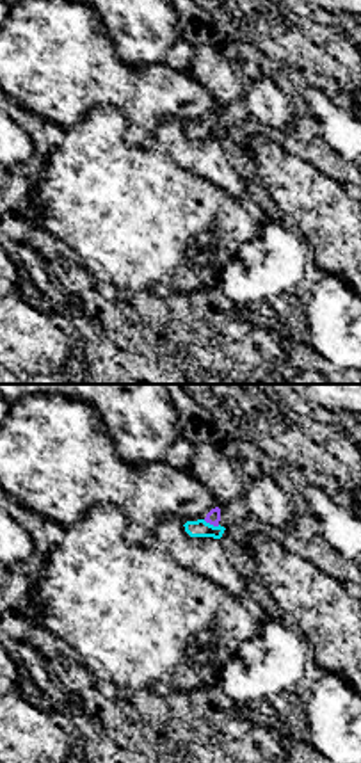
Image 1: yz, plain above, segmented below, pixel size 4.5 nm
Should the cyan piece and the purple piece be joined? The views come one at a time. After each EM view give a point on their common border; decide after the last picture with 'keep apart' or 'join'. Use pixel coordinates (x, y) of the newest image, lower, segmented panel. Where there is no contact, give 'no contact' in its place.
meets cyan at (212, 525)

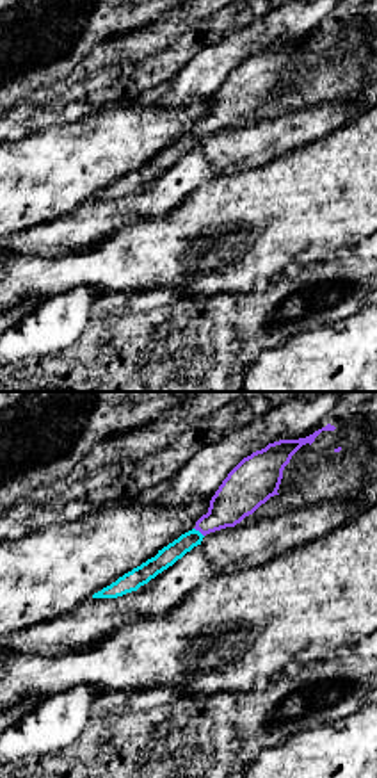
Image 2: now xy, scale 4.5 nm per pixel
meets cyan at (200, 533)

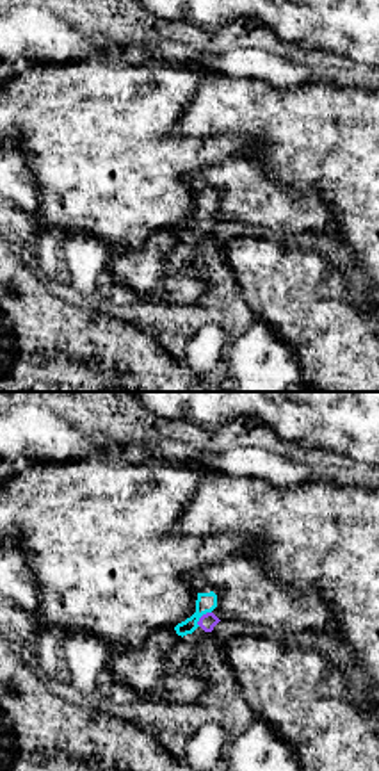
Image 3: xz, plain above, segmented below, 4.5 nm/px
meets cyan at (201, 615)

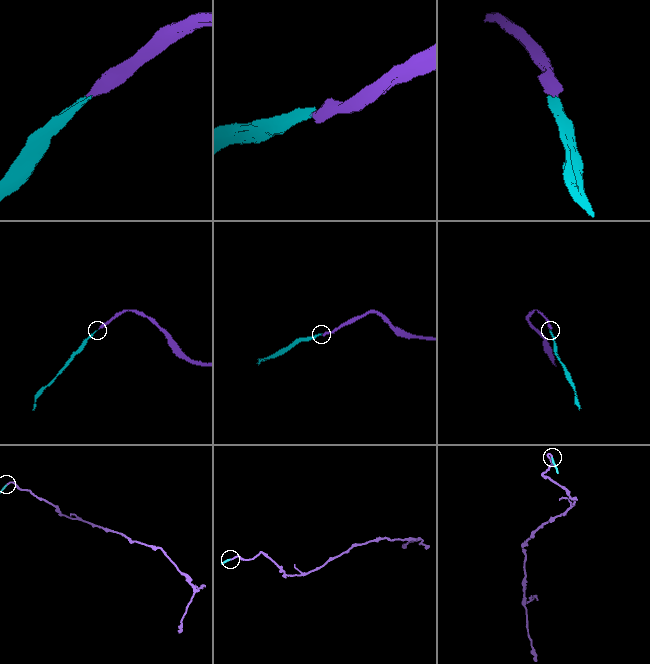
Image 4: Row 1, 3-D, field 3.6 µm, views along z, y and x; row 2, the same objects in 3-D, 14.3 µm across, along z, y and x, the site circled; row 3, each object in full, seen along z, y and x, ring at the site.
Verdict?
join

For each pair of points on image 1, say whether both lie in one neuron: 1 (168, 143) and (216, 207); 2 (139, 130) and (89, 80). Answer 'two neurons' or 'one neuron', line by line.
1: two neurons
2: one neuron

